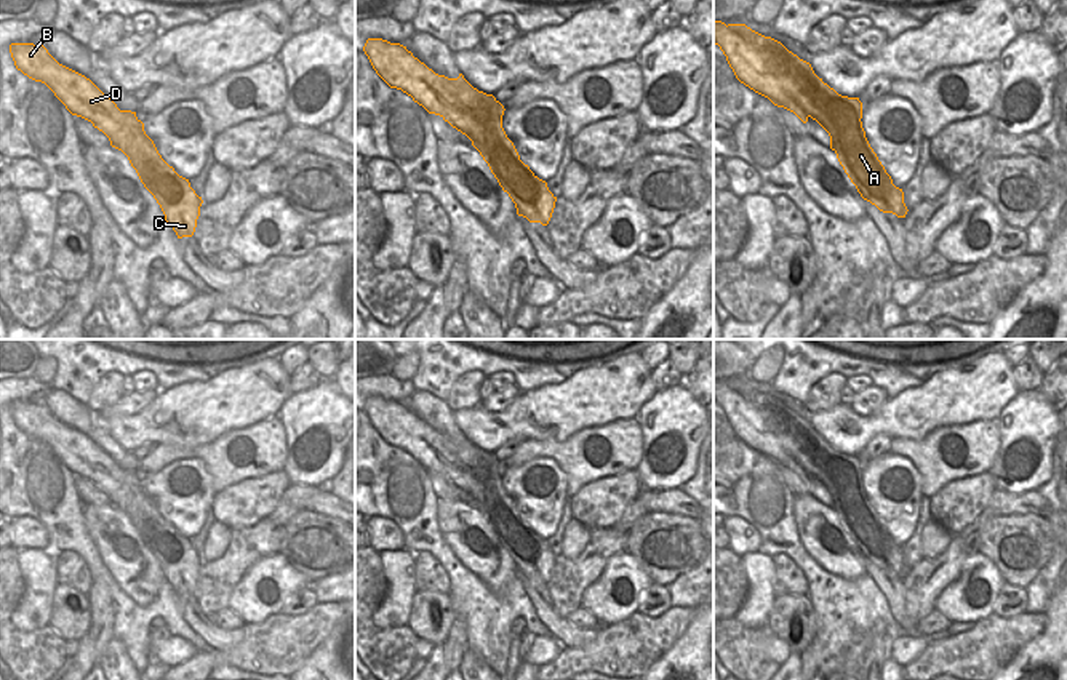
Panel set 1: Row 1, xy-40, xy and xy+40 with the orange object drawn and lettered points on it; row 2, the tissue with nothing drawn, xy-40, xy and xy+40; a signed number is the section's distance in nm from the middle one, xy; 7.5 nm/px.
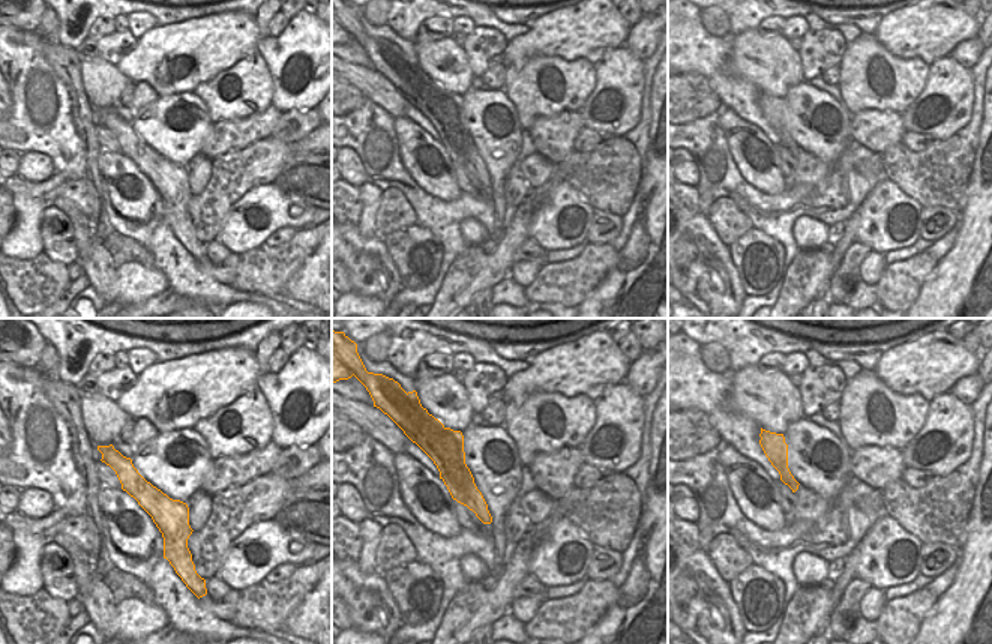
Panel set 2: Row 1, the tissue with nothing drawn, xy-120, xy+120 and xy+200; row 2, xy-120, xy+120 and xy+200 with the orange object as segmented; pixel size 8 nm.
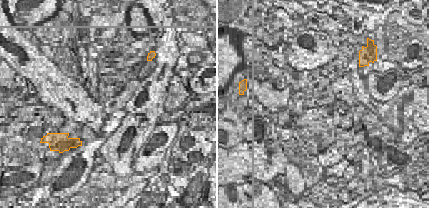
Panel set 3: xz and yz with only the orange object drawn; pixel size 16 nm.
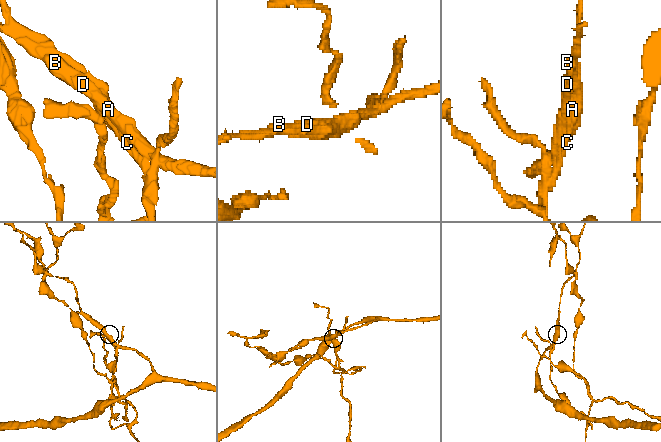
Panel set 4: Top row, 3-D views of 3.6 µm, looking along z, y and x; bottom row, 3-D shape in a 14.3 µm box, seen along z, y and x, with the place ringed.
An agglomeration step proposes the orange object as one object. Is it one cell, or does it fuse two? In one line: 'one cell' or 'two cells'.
two cells

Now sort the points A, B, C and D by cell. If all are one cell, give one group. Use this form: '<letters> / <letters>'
A C D / B

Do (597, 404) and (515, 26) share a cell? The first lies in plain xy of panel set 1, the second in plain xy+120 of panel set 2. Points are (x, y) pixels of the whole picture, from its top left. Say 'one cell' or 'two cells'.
two cells

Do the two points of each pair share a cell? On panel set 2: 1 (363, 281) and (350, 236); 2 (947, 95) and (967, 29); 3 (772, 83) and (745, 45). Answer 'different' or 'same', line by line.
1: same
2: different
3: same

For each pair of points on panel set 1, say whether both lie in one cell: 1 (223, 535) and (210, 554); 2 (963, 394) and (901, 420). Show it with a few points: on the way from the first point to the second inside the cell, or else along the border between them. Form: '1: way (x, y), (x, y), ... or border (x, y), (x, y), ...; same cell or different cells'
1: way (218, 540), (213, 549); same cell
2: way (947, 397), (917, 412); same cell

